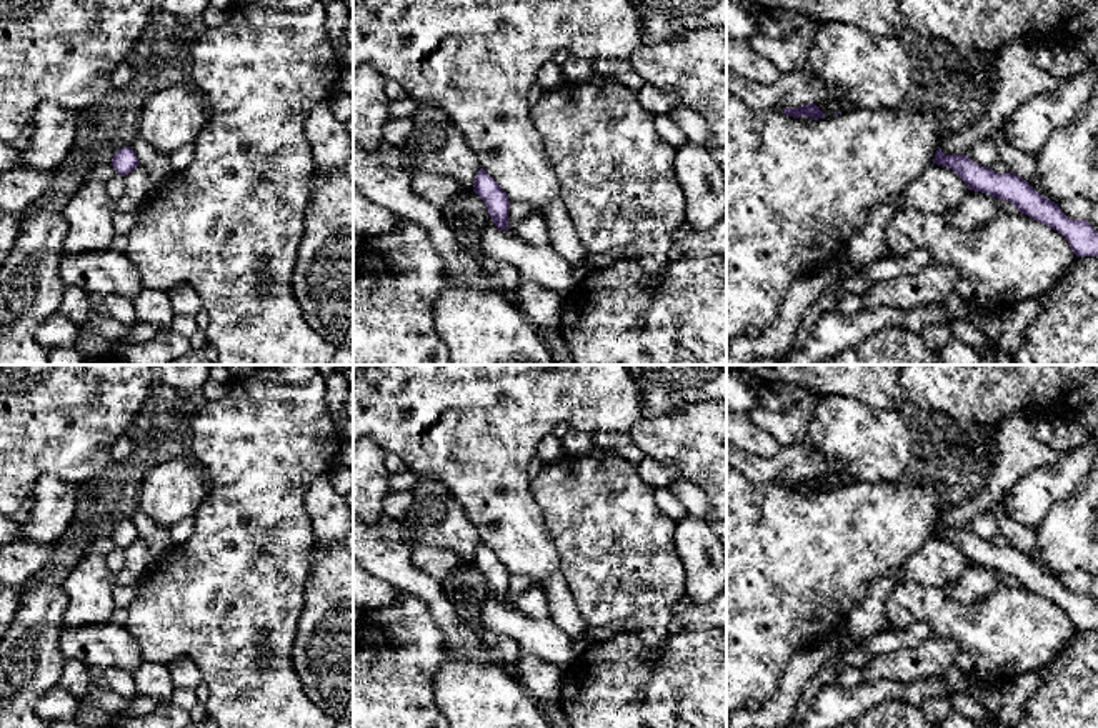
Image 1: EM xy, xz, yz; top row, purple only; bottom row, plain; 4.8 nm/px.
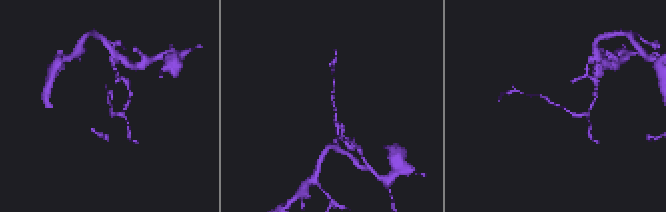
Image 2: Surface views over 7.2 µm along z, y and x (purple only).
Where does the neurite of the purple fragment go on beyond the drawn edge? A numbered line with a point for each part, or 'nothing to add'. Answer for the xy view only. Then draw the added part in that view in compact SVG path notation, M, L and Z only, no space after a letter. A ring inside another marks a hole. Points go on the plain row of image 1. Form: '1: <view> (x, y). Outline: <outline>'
nothing to add

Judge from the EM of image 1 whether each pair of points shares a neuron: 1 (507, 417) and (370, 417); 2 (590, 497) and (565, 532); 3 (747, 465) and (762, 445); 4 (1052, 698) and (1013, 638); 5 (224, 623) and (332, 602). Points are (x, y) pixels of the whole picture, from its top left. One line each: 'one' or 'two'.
1: one
2: one
3: two
4: two
5: two

